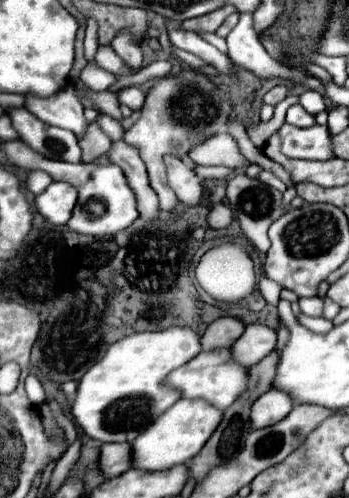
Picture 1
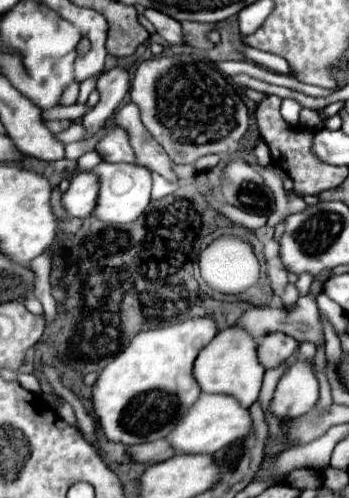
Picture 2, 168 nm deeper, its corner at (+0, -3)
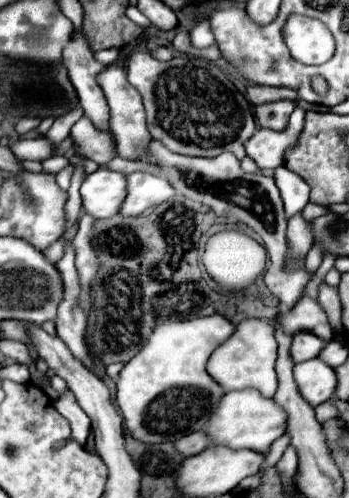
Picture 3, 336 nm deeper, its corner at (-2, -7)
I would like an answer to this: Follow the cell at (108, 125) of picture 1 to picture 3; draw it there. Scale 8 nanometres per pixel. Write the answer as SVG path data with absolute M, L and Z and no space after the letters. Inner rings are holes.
M45 137L19 139L17 143L11 143L9 149L15 153L17 159L33 159L33 161L43 161L53 153L53 145Z

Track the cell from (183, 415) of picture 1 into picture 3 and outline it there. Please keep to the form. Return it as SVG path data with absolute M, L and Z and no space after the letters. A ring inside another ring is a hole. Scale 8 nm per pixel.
M257 389L229 391L219 403L219 411L207 425L207 435L213 445L227 445L233 449L255 449L267 453L271 443L279 439L287 429L287 411L273 399L263 397Z

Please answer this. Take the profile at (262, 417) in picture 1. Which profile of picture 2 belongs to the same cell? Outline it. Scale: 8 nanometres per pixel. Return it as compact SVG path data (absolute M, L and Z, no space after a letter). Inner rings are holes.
M295 361L291 369L281 377L269 413L279 421L299 417L315 407L319 399L319 381L307 361Z

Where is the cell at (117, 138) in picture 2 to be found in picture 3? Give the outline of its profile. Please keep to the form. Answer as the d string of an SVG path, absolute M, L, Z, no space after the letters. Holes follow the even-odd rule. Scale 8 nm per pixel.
M81 117L71 127L69 137L73 141L73 149L79 155L83 155L99 165L103 165L115 157L115 147L113 147L111 137L107 133L97 131L87 117Z

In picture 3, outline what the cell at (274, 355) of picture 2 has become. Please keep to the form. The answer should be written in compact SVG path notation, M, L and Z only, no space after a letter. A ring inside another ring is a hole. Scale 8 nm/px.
M299 333L293 337L293 345L291 345L291 357L295 363L301 363L301 361L307 361L307 359L313 359L317 357L323 349L325 349L327 341L313 335L313 333Z

